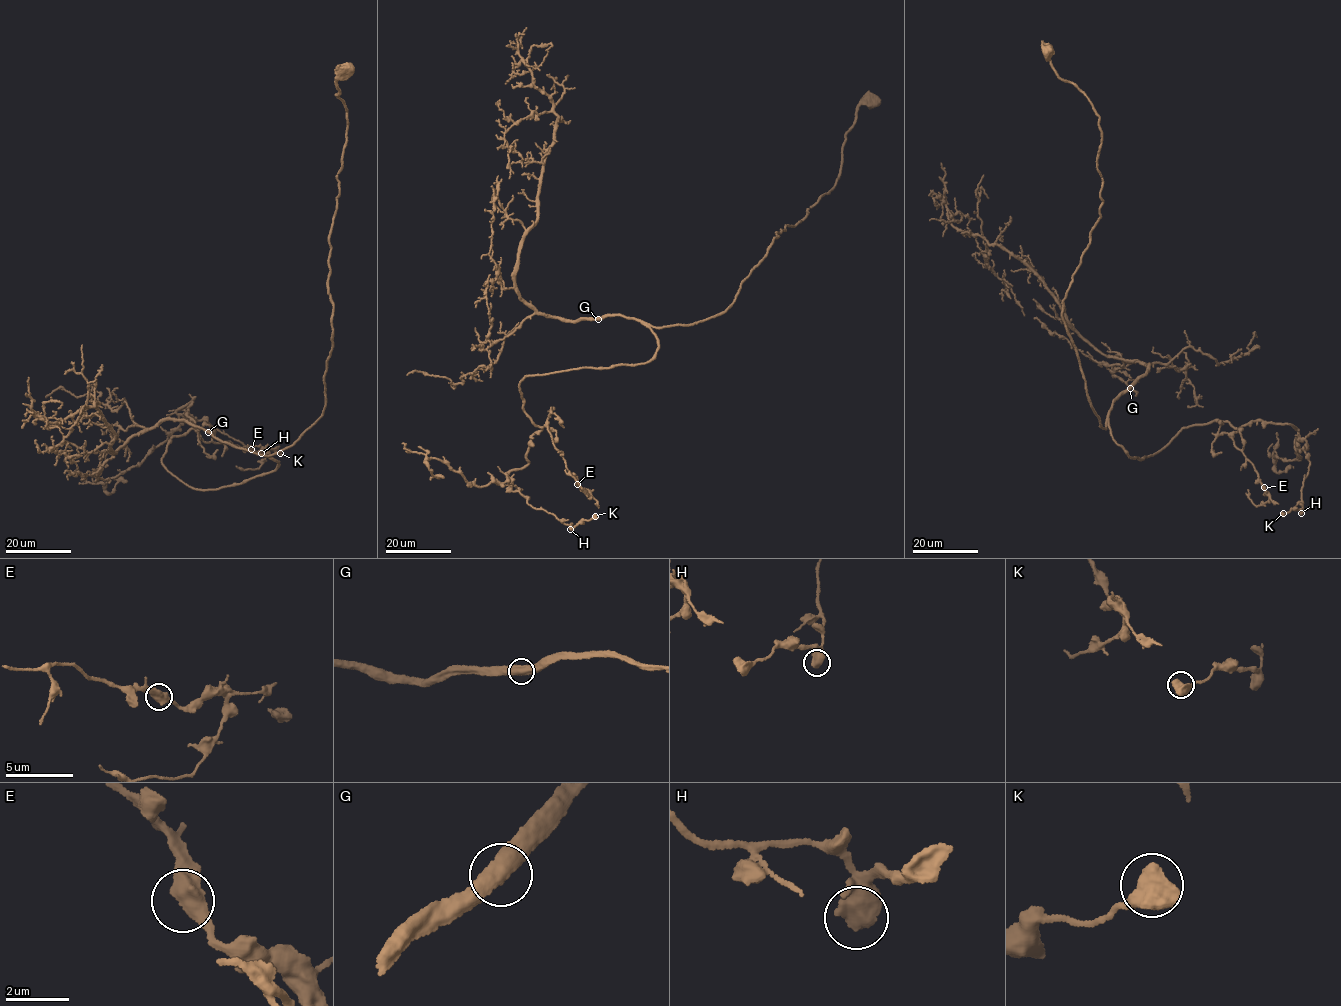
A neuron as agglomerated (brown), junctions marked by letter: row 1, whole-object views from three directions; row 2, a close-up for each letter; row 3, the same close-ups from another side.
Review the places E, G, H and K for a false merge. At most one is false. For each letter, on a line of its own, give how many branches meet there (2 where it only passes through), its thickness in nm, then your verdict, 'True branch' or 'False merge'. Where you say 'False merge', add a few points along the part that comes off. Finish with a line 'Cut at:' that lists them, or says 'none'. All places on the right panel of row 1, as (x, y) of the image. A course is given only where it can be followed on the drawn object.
E: Branches: 2. Thickness 550 nm. True branch
G: Branches: 2. Thickness 550 nm. True branch
H: Branches: 1. Thickness 750 nm. True branch
K: Branches: 1. Thickness 900 nm. True branch
Cut at: none

